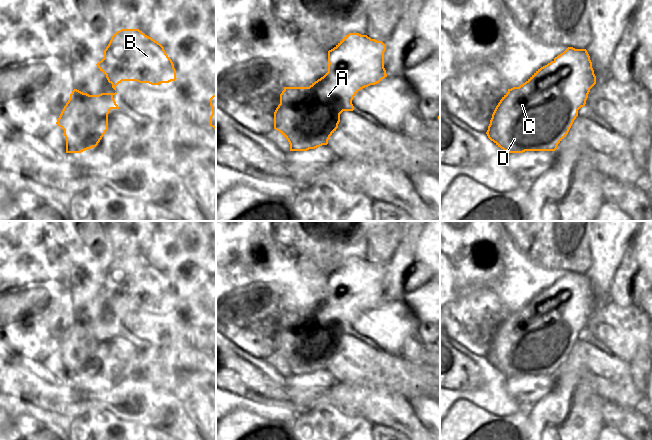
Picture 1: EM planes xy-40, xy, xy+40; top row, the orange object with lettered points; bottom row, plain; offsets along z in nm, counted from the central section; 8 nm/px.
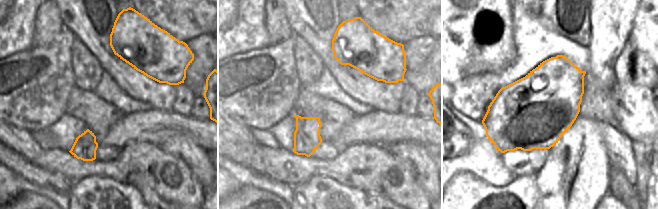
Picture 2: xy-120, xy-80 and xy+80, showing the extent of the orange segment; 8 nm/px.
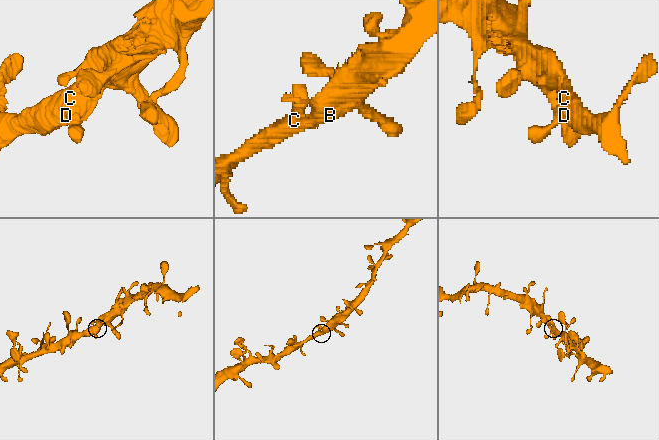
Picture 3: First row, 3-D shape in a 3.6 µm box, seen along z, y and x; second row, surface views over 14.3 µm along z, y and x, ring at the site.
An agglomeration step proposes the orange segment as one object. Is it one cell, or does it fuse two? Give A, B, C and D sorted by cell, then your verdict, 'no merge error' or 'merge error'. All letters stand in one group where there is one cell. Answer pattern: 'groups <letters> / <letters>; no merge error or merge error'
groups A B C D; no merge error

